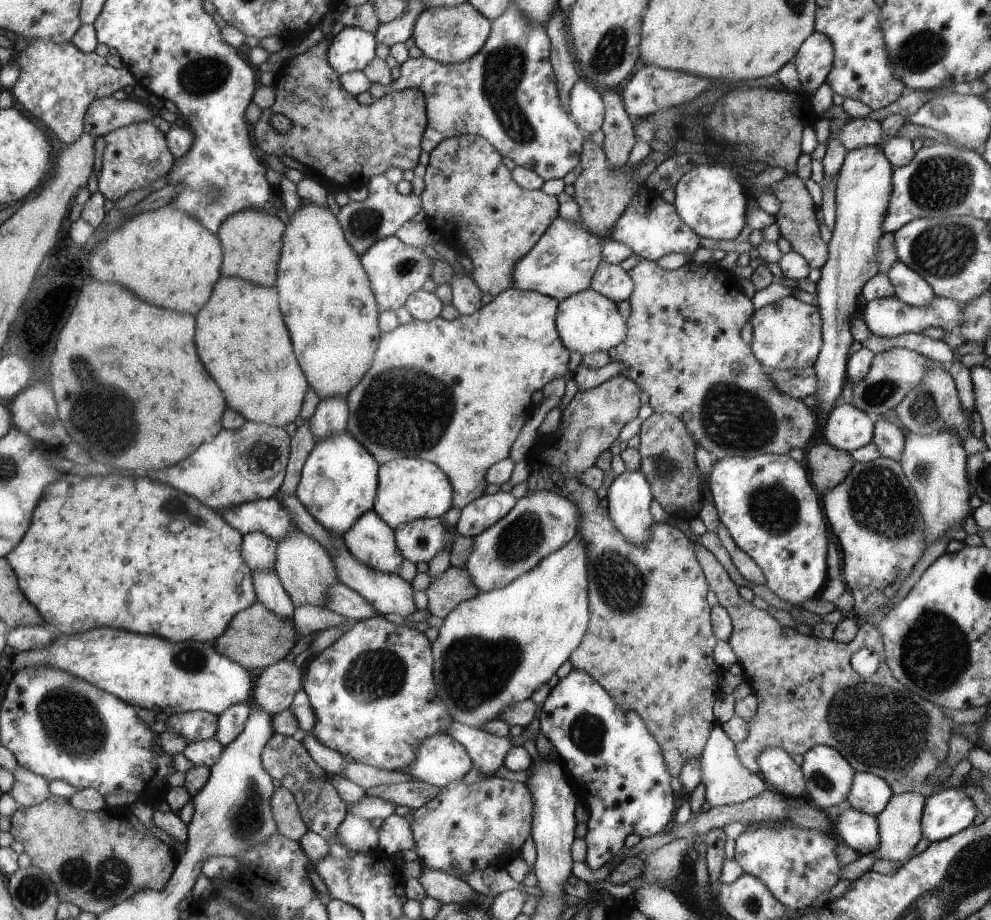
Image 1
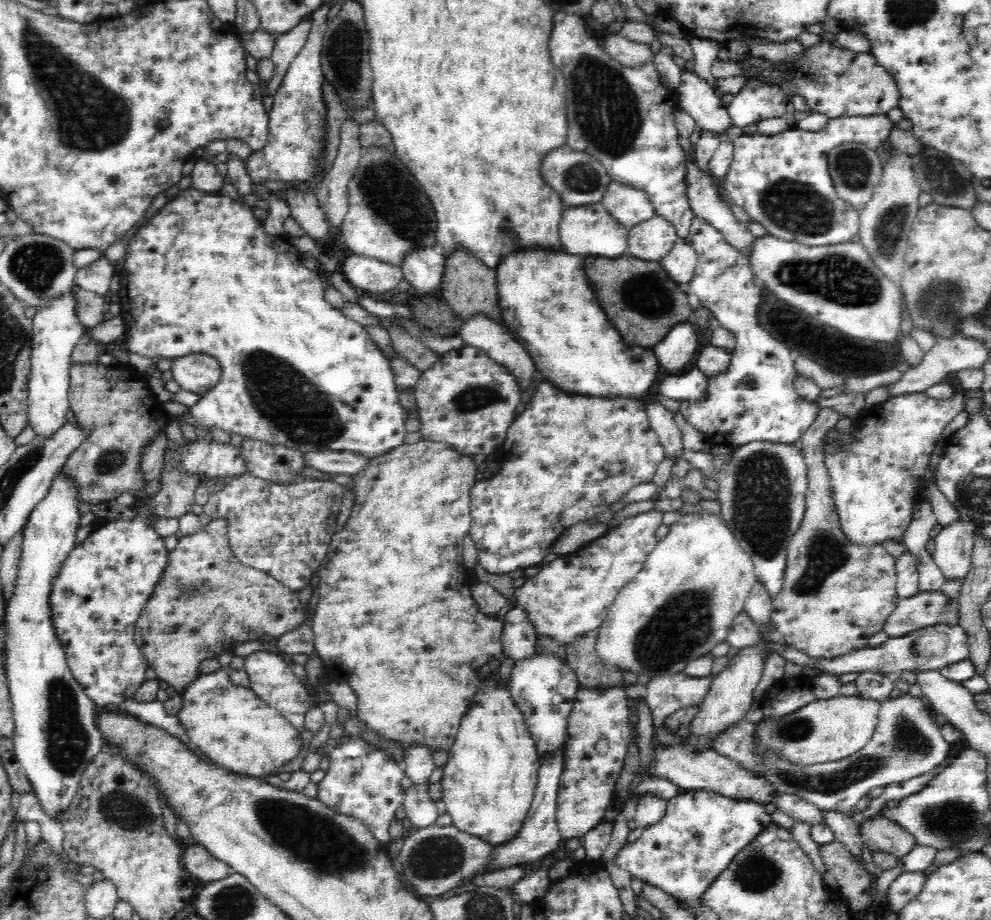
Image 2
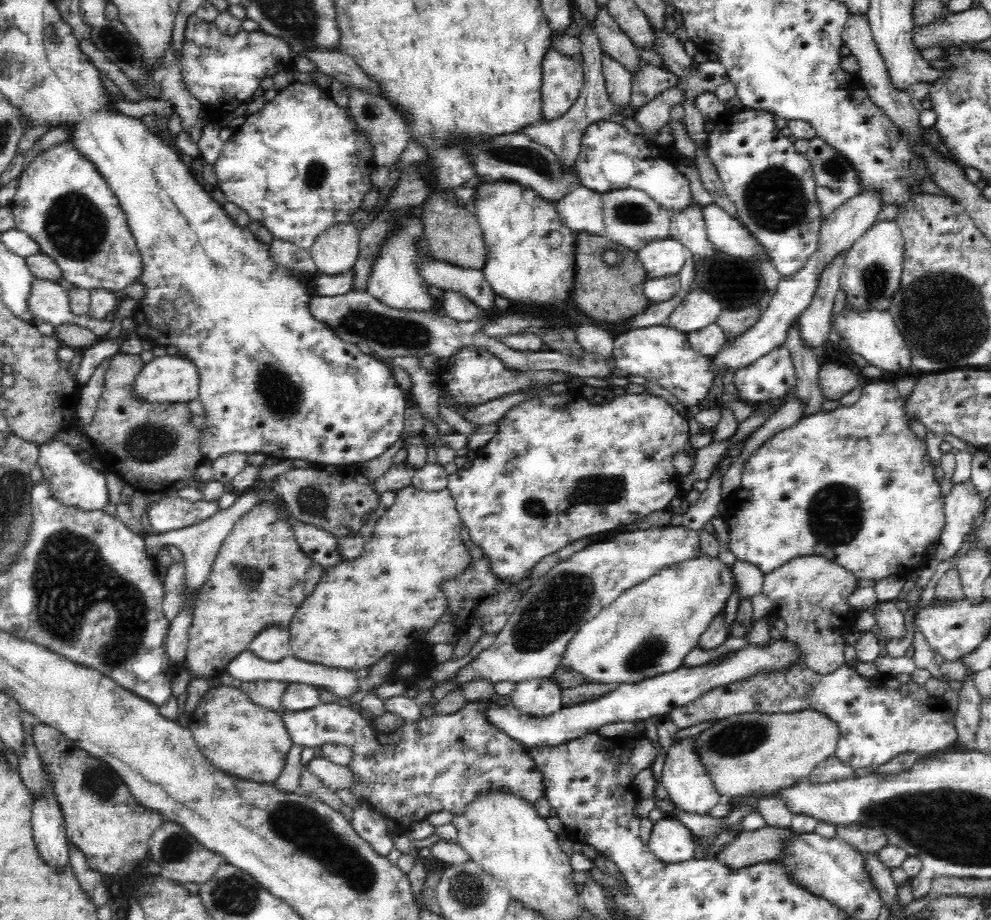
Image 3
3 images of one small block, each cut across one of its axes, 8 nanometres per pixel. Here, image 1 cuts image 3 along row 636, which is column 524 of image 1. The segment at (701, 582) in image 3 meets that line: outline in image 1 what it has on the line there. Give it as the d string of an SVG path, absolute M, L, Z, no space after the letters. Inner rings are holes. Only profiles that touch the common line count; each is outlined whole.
M573 535L569 542L563 544L558 551L541 559L533 568L530 568L530 571L516 576L510 583L505 584L504 587L479 592L473 598L459 603L449 615L445 616L442 620L441 627L438 628L437 638L433 642L430 642L430 651L433 661L433 682L435 683L437 696L448 708L448 713L452 716L454 722L473 728L482 728L482 724L485 724L488 720L497 719L498 712L501 712L507 705L529 699L531 693L541 684L547 682L557 668L570 658L571 651L574 651L578 647L578 644L582 642L583 635L586 634L586 628L589 626L590 620L588 578L587 572L585 572L585 564L587 564L585 548L586 544L584 540L577 535Z

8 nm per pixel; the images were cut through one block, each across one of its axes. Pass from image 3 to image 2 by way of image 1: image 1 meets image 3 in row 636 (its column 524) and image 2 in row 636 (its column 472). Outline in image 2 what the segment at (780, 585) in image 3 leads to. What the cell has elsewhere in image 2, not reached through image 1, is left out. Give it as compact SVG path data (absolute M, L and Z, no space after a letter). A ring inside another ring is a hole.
M833 408L819 410L814 423L800 436L800 449L808 467L808 490L805 513L799 529L787 549L786 566L780 592L772 599L771 622L784 636L785 642L812 659L835 659L836 656L866 648L868 640L883 630L886 619L898 604L894 558L880 545L857 545L849 541L839 523L835 500L832 499L831 480L824 464L823 446L826 432L840 419Z

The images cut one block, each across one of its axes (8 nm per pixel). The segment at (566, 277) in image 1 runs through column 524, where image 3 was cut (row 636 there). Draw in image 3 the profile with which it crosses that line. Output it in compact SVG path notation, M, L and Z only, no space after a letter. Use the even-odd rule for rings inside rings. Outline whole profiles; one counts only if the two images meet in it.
M275 627L264 628L248 645L258 658L266 660L269 663L278 662L290 654L290 631L288 628Z

